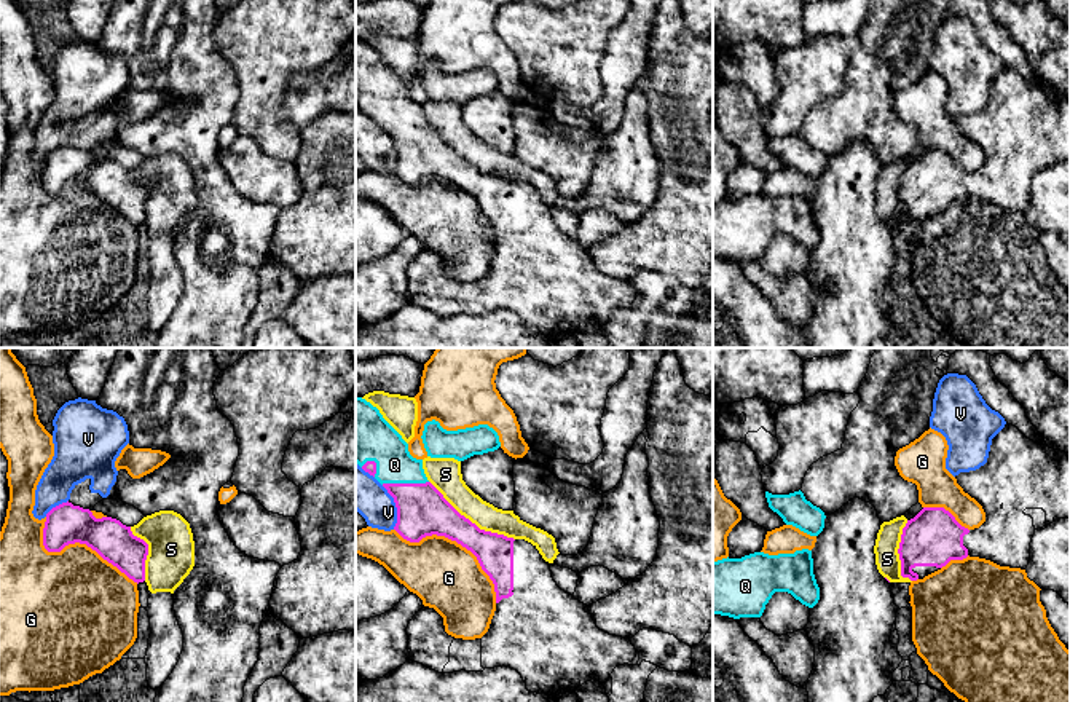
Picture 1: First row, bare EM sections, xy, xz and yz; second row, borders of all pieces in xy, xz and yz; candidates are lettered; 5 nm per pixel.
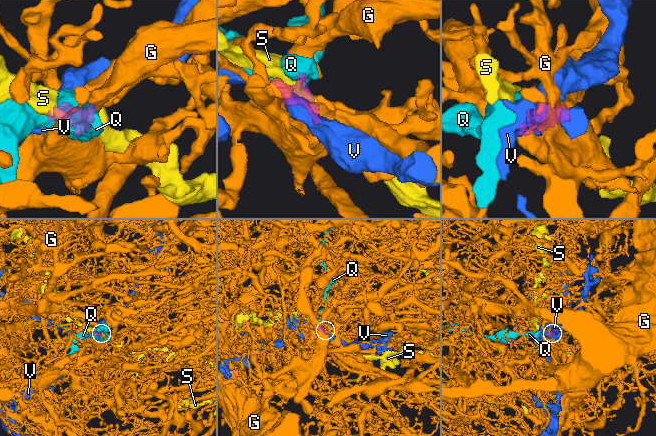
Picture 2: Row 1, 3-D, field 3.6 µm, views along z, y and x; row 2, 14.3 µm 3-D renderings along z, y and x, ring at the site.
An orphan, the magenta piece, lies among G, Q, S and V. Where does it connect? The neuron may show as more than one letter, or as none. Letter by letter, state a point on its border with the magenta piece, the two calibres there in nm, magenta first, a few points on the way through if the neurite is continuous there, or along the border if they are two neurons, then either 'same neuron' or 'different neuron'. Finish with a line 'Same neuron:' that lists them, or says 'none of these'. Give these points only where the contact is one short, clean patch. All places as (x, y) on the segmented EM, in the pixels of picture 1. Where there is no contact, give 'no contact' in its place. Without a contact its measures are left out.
G: xz (458, 543) | 260/340 nm | different neuron
Q: xz (404, 484) | 260/200 nm | same neuron
S: xz (469, 520) | 260/150 nm | different neuron
V: xz (396, 506) | 260/200 nm | different neuron
Same neuron: Q

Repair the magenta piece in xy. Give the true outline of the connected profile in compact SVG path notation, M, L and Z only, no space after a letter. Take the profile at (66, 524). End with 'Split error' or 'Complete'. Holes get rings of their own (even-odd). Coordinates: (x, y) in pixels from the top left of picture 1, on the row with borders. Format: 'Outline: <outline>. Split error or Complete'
Outline: M62 503L46 514L43 546L61 552L69 544L86 544L134 582L145 581L148 544L131 526L112 517L96 519L89 509Z. Complete

